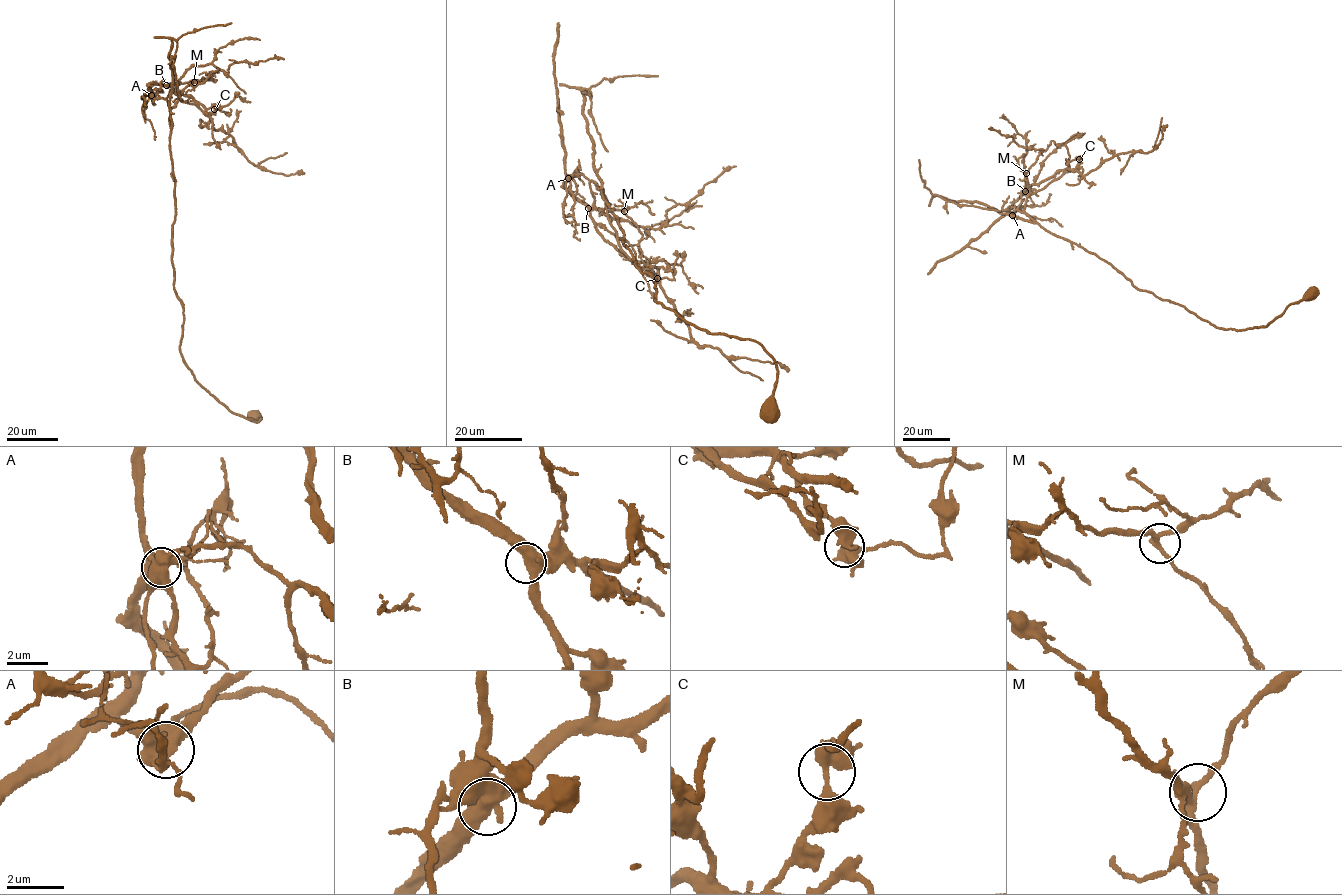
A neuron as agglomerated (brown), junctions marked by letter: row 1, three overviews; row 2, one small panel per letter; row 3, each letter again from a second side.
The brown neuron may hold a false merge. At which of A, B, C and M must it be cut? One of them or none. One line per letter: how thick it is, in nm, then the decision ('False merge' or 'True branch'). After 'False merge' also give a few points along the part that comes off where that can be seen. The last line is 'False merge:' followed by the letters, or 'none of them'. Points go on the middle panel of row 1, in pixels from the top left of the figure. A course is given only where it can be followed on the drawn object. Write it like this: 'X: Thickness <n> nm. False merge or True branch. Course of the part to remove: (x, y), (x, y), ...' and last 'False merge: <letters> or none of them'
A: Thickness 550 nm. False merge. Course of the part to remove: (568, 178), (565, 185), (584, 202), (598, 233), (632, 260), (657, 268), (693, 341), (788, 371)
B: Thickness 460 nm. True branch
C: Thickness 400 nm. True branch
M: Thickness 260 nm. True branch
False merge: A

